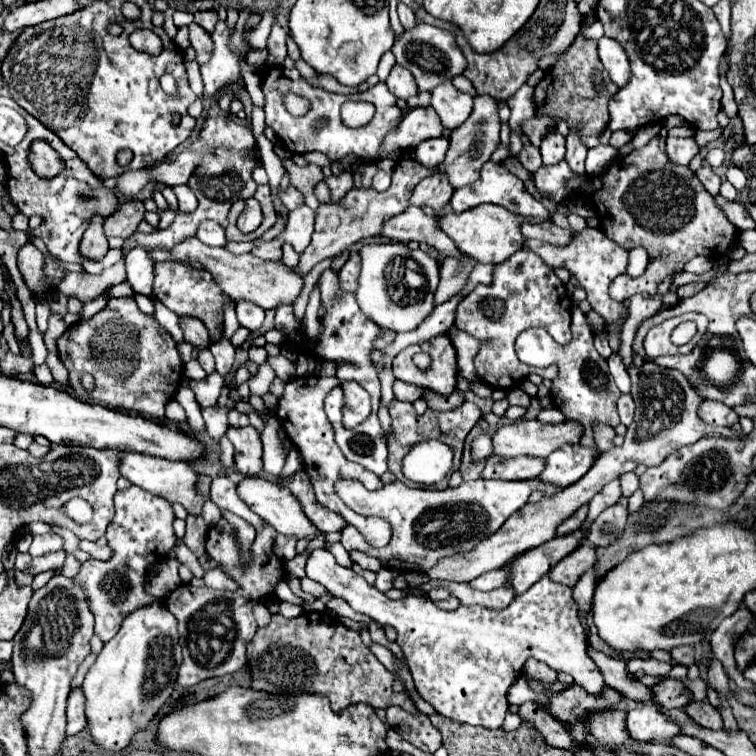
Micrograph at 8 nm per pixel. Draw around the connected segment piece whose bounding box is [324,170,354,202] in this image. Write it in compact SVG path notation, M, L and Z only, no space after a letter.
M344 170L342 174L338 174L338 176L326 178L324 182L326 182L326 186L330 188L330 198L332 198L334 202L342 200L342 198L346 196L346 192L350 192L350 188L352 188L352 184L354 184L352 172L346 172L346 170Z

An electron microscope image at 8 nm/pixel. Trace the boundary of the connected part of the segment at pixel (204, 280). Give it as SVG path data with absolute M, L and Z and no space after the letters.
M158 262L154 266L154 292L158 300L170 308L176 314L184 316L196 316L204 322L208 328L212 342L220 340L220 330L222 330L222 306L218 306L218 284L214 282L212 274L206 270L194 270L188 264L182 262Z

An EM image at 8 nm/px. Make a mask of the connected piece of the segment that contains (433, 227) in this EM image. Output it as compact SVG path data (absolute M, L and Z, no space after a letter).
M410 206L406 212L384 222L382 234L392 242L410 242L416 240L438 250L444 256L456 258L460 264L466 264L466 256L450 242L450 238L442 232L440 220L432 214L426 214L422 208Z

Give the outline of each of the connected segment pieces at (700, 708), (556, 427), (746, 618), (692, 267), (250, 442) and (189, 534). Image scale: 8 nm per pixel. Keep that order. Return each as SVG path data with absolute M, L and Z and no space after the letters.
M690 700L684 710L688 712L688 716L694 722L698 722L704 728L712 728L712 730L720 730L722 728L722 716L720 716L720 712L708 700L704 700L704 702Z
M518 420L504 424L492 436L494 452L500 456L550 456L562 444L578 444L584 434L580 422L542 424L540 420Z
M742 606L738 612L734 612L730 618L724 618L720 626L712 632L710 644L712 644L712 654L714 658L724 666L726 676L736 682L738 688L742 690L754 690L754 684L742 676L742 672L736 668L734 660L734 642L738 636L742 636L748 628L748 624L754 620L754 614Z
M696 256L696 258L692 258L692 260L684 266L684 270L686 270L686 272L692 272L692 274L702 274L702 272L706 272L706 270L710 270L710 268L712 268L712 260L706 258L706 256Z
M254 426L228 428L226 436L236 448L236 470L244 476L258 476L262 472L262 440Z
M202 516L186 518L186 534L184 534L184 544L200 558L206 554L206 536L208 536L208 526Z

